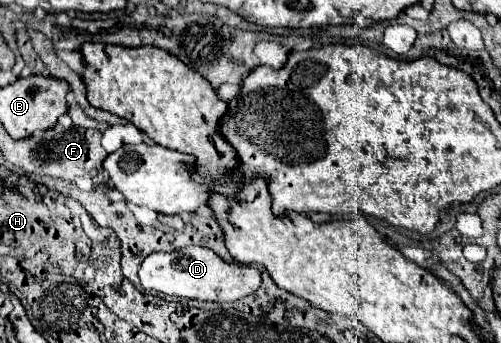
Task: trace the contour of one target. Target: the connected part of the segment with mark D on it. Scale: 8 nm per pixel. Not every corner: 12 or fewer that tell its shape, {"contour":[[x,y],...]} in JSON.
{"contour":[[207,247],[153,253],[141,287],[201,301],[237,301],[261,285],[257,267]]}

